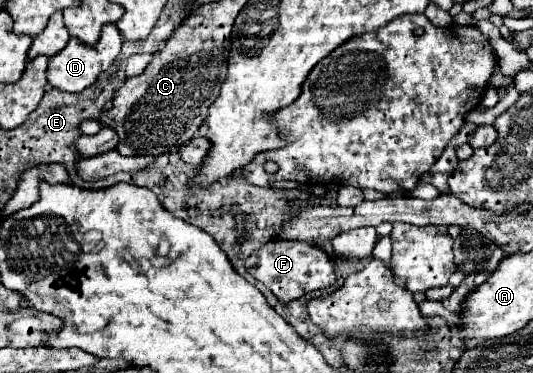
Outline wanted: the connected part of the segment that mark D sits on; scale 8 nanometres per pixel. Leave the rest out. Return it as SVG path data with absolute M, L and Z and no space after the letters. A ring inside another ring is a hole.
M107 24L101 30L101 38L95 46L85 46L79 38L71 38L69 44L59 54L49 58L49 66L47 66L49 84L53 88L65 90L65 92L75 92L75 94L83 92L87 86L91 86L97 80L97 76L101 72L105 72L113 64L113 60L121 52L121 44L123 44L123 38L121 38L119 28L115 24Z

